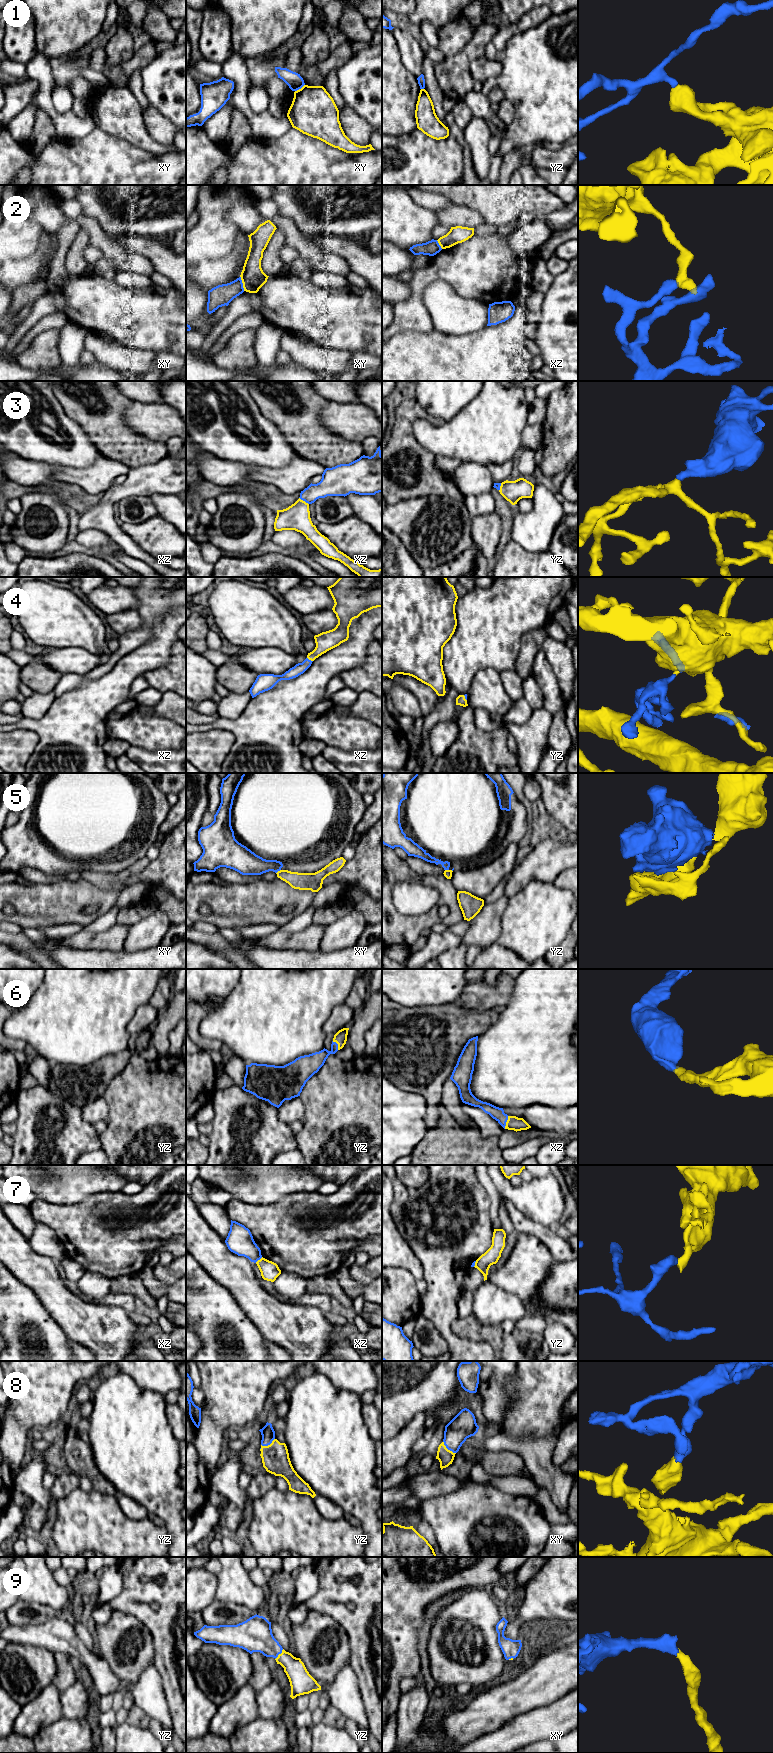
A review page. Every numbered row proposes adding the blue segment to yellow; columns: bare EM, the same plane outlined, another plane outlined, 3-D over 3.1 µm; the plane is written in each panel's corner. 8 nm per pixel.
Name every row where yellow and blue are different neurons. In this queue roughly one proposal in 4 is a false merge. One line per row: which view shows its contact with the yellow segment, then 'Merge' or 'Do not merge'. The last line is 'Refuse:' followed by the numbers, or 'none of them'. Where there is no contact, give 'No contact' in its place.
1: Touches yellow in xy. Do not merge
2: Touches yellow in xy. Do not merge
3: Touches yellow in xz. Merge
4: Touches yellow in xz. Merge
5: Touches yellow in xy. Do not merge
6: Touches yellow in xz. Merge
7: Touches yellow in xz. Do not merge
8: Touches yellow in xy. Merge
9: Touches yellow in yz. Merge
Refuse: 1, 2, 5, 7

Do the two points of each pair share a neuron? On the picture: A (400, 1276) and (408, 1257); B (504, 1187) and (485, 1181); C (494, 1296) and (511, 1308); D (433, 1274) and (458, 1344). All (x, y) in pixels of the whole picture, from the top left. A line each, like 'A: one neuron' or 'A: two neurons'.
A: two neurons
B: two neurons
C: one neuron
D: one neuron

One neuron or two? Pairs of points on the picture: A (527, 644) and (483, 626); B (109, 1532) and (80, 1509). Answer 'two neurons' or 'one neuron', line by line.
A: two neurons
B: one neuron

